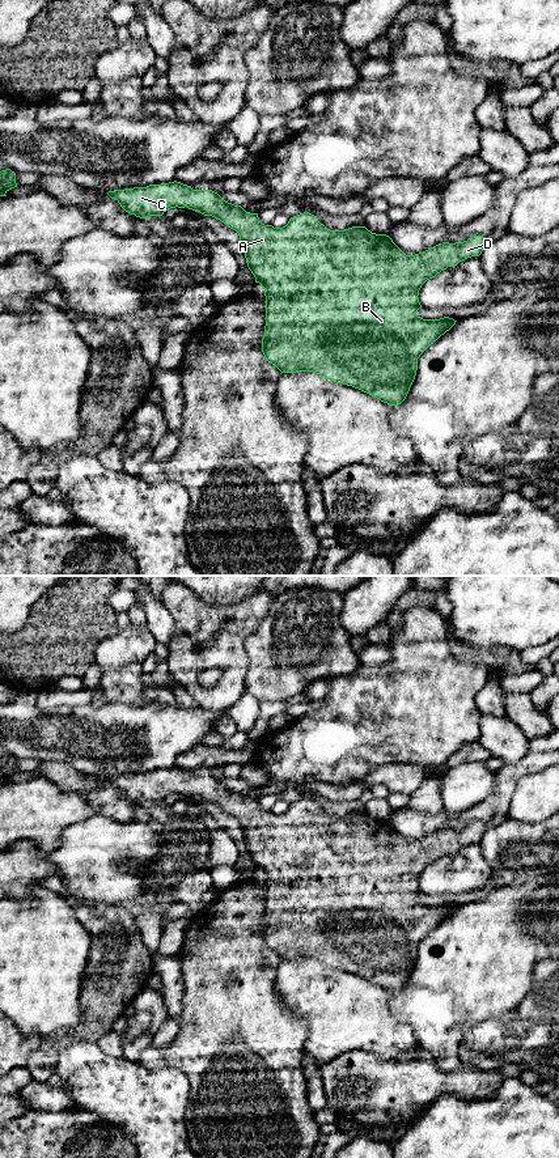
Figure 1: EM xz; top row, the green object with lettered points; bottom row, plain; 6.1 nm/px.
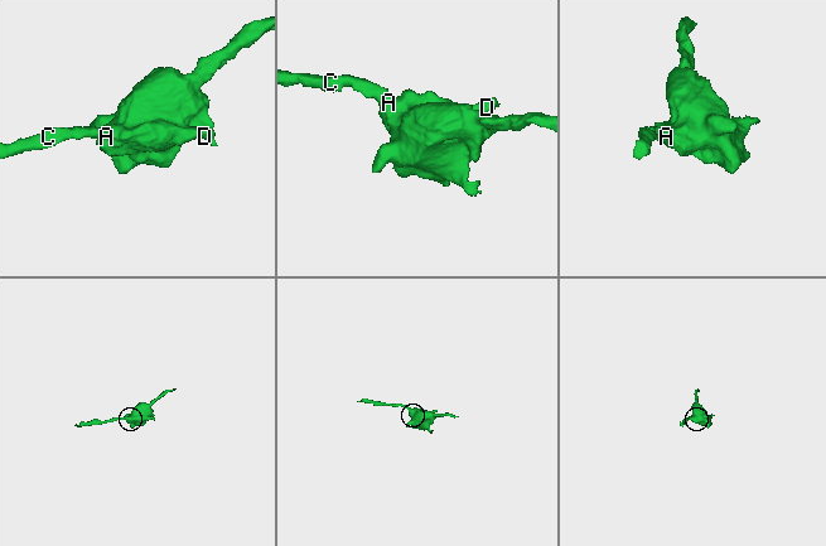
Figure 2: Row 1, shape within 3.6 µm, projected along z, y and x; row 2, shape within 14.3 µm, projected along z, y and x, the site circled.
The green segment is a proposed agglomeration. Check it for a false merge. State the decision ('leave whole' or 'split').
leave whole

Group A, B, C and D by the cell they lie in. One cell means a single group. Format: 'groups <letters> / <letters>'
groups A B C D

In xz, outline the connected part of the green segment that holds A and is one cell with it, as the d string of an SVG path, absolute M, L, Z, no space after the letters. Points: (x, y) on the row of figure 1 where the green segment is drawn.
M177 181L114 190L107 195L126 212L140 219L162 216L170 208L187 207L204 216L212 216L236 230L245 250L247 267L255 283L264 288L266 326L262 352L267 361L281 373L313 372L336 383L359 389L389 406L398 406L406 399L416 376L418 359L457 322L449 317L423 319L416 315L422 307L418 297L422 285L448 267L479 256L488 243L486 237L473 236L463 242L442 242L423 253L406 255L386 234L372 233L365 226L330 230L309 212L291 217L283 228L264 225L259 221L258 213L246 212L241 205L225 202L217 192L192 190L191 186Z

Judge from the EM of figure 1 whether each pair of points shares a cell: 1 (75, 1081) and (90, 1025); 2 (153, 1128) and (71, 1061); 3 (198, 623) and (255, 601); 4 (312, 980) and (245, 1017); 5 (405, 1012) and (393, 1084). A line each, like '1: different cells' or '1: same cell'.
1: different cells
2: same cell
3: same cell
4: different cells
5: different cells

